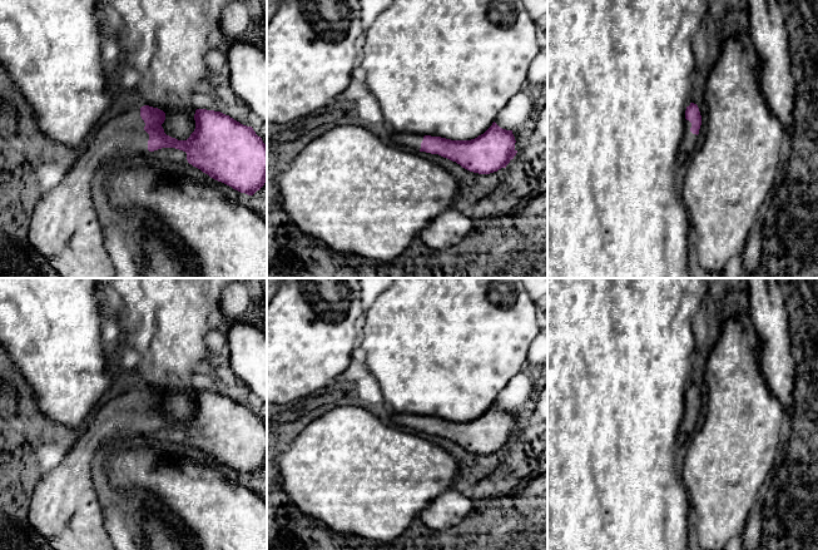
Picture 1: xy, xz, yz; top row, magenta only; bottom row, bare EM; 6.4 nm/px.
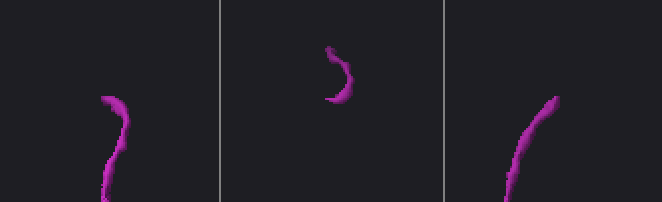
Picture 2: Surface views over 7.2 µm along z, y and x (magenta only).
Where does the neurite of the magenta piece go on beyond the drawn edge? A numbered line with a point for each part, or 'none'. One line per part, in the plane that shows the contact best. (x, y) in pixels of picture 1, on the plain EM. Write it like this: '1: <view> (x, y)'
1: xy (64, 509)

